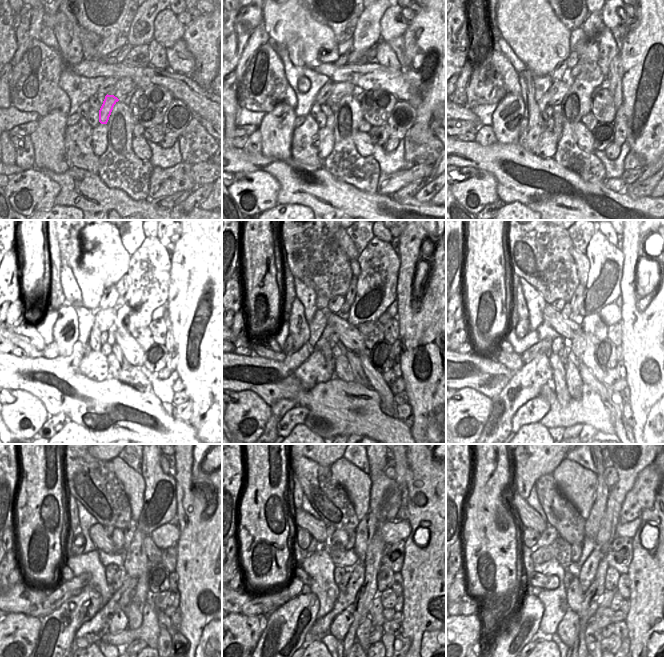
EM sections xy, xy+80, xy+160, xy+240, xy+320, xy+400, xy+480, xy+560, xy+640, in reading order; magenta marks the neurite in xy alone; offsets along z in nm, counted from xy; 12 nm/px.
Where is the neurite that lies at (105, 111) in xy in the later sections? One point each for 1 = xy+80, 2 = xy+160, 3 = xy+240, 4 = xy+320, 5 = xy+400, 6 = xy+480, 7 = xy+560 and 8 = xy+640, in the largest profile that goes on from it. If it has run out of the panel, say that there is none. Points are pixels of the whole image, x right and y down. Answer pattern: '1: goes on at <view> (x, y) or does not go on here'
1: goes on at xy+80 (330, 119)
2: goes on at xy+160 (557, 130)
3: goes on at xy+240 (115, 364)
4: goes on at xy+320 (343, 371)
5: goes on at xy+400 (574, 382)
6: goes on at xy+480 (133, 611)
7: goes on at xy+560 (365, 629)
8: goes on at xy+640 (593, 637)

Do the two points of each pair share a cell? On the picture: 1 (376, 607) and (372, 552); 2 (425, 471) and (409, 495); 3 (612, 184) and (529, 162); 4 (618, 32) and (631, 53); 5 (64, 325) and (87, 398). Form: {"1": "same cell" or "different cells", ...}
{"1": "different cells", "2": "same cell", "3": "different cells", "4": "different cells", "5": "different cells"}

